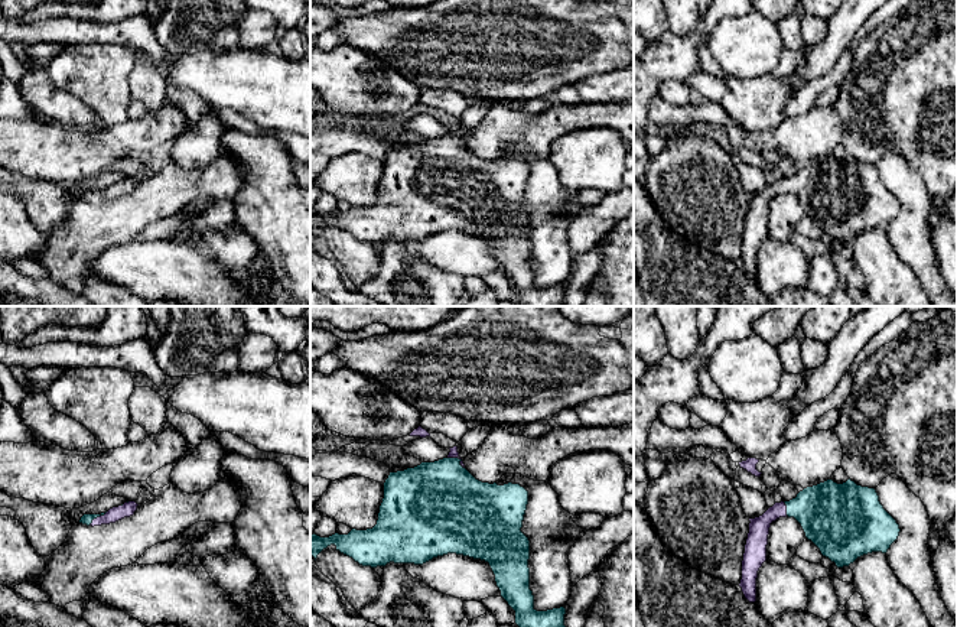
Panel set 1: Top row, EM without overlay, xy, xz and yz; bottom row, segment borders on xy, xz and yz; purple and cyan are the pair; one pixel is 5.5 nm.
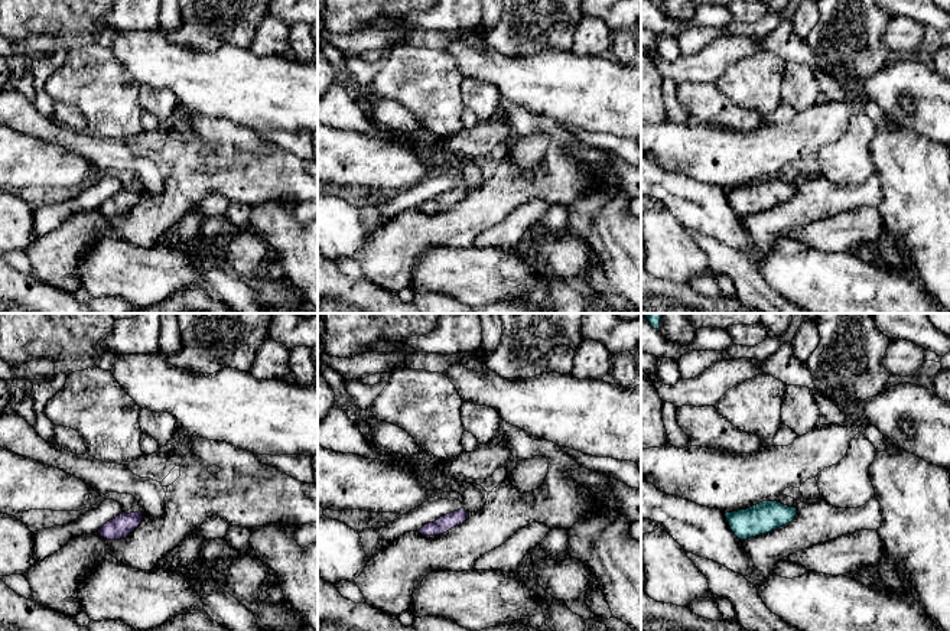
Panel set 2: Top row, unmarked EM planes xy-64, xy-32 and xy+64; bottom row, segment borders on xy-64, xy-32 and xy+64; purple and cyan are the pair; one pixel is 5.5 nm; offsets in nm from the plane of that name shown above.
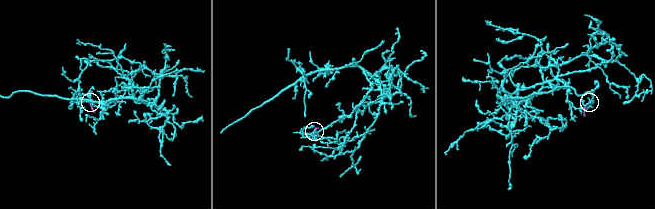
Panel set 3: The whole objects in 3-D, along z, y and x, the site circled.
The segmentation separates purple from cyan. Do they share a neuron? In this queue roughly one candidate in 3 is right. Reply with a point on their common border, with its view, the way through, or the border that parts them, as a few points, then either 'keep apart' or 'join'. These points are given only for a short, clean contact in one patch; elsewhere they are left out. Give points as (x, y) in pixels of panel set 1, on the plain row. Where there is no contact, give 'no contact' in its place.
xy (97, 194) | across xy (127, 185), (107, 194), (97, 194), (87, 195) | join

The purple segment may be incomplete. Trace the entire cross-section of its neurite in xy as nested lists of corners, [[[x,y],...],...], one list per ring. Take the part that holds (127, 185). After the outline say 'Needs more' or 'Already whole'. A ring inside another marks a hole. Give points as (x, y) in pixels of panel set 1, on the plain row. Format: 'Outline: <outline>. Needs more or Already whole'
Outline: [[[126,178],[124,181],[118,183],[113,183],[105,189],[101,191],[84,191],[79,196],[79,199],[87,201],[87,202],[101,202],[101,201],[110,201],[115,199],[124,194],[130,194],[134,191],[137,186],[137,179],[136,178]]]. Needs more

